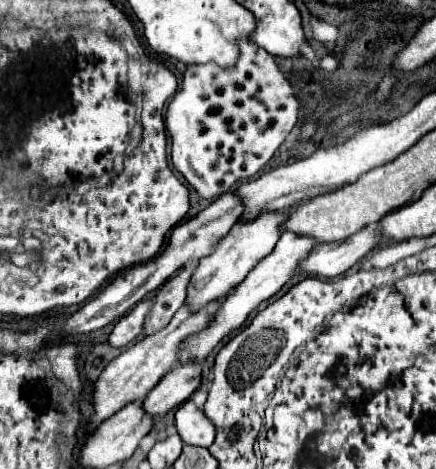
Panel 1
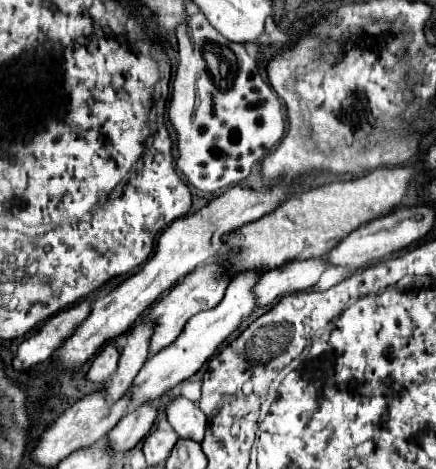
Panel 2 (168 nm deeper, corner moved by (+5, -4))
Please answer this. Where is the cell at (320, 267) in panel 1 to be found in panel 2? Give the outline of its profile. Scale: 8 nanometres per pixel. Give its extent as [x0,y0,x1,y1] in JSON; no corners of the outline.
[257,258,327,306]

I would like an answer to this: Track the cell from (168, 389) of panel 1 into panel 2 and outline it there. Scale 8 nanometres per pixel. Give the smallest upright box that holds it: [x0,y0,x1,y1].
[109,402,159,452]

